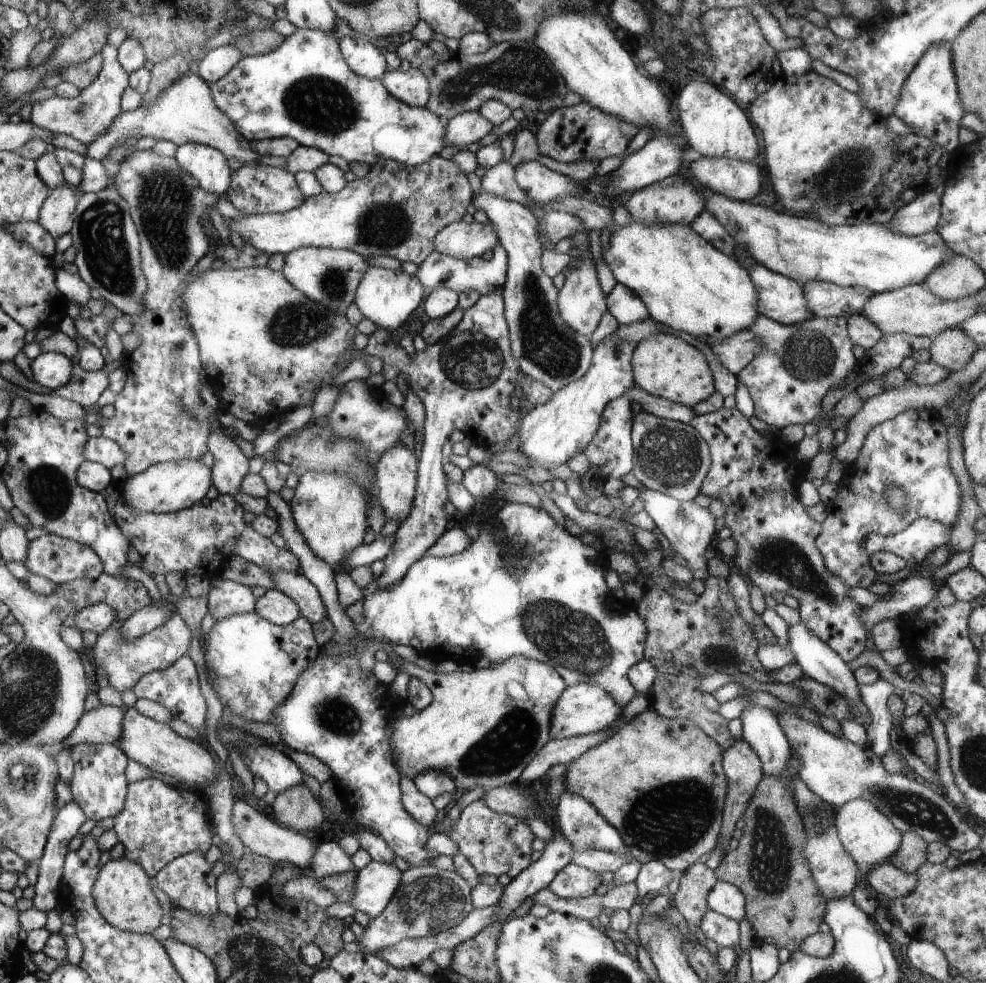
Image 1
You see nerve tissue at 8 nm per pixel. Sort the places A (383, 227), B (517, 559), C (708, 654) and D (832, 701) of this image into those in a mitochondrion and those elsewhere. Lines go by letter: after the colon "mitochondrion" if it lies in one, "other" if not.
A: mitochondrion
B: mitochondrion
C: mitochondrion
D: mitochondrion

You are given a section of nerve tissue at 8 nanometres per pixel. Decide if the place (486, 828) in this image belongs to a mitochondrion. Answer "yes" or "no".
no

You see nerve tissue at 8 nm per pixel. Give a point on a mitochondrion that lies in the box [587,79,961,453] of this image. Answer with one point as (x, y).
(846, 172)

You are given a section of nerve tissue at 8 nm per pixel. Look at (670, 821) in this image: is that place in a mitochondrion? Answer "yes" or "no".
yes

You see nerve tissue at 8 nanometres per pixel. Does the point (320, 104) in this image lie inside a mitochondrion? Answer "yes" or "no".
yes

